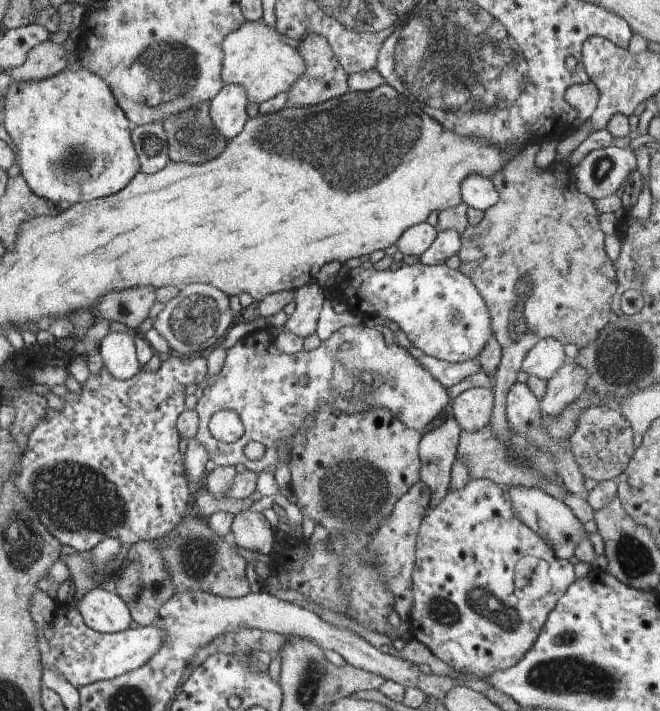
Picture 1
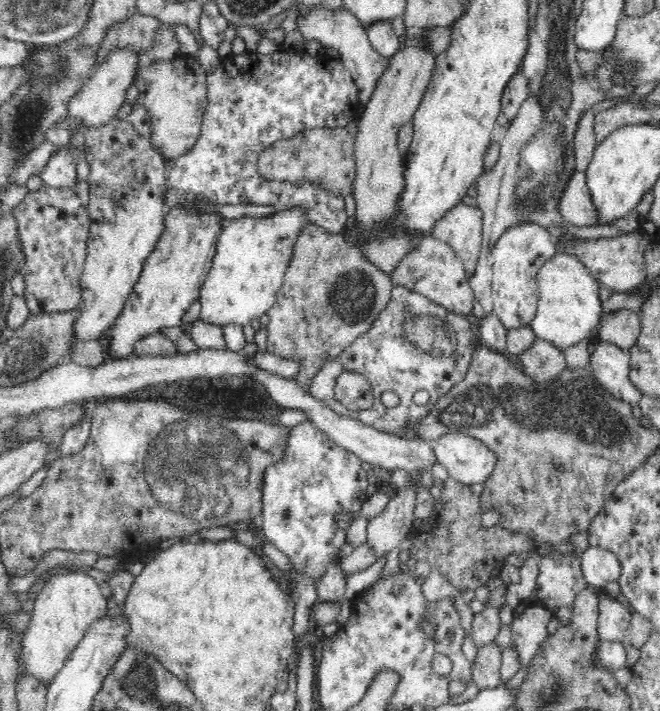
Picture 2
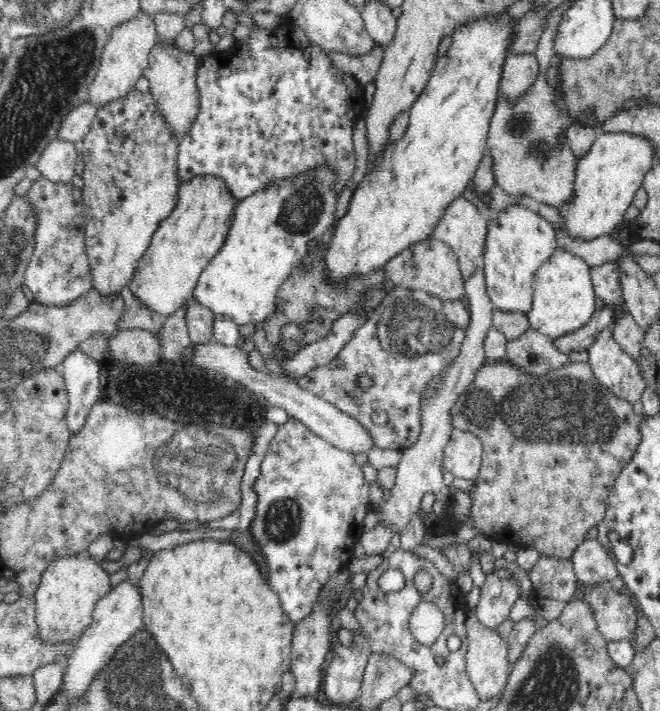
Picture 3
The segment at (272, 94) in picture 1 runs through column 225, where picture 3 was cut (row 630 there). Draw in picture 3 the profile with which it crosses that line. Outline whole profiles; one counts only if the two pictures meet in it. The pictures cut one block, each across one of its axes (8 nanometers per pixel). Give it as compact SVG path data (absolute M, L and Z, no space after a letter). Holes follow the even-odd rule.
M92 556L54 557L41 573L40 585L34 596L39 632L50 642L79 638L92 622L97 602L110 587L110 576Z

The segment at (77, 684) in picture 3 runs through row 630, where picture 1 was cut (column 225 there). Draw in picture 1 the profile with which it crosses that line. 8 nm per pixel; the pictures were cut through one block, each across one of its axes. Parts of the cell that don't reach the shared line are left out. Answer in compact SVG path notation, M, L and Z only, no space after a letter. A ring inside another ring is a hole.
M224 84L214 99L210 100L211 121L226 140L234 139L244 130L249 119L246 114L246 90L242 85Z

